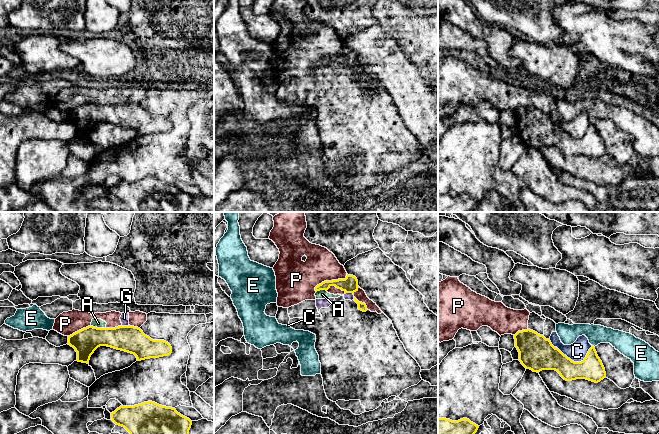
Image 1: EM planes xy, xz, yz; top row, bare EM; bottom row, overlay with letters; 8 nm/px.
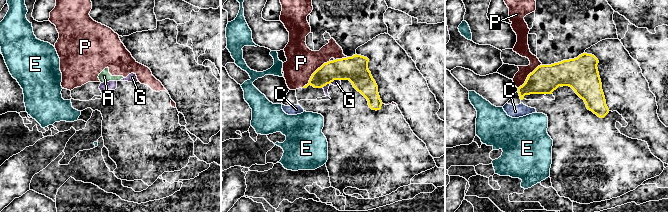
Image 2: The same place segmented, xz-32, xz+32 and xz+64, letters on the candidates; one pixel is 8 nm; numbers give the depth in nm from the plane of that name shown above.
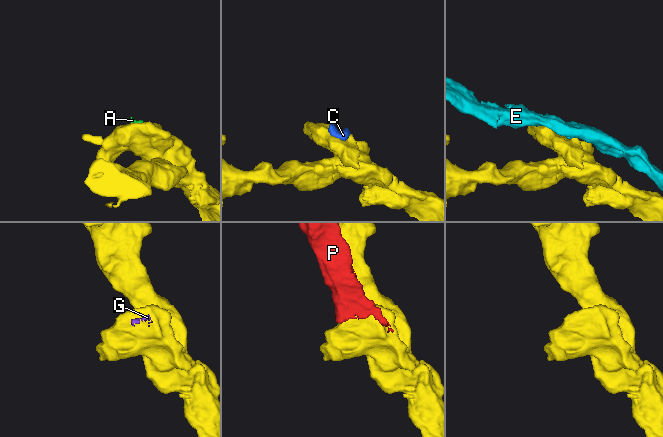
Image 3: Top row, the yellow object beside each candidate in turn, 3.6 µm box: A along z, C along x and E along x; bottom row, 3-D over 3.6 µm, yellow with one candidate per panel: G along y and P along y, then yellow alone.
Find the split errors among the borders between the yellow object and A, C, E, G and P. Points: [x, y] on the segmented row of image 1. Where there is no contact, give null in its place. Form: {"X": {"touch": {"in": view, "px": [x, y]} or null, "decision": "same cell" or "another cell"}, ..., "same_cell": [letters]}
{"A": {"touch": {"in": "xy", "px": [98, 328]}, "decision": "another cell"}, "C": {"touch": {"in": "yz", "px": [576, 362]}, "decision": "another cell"}, "E": {"touch": {"in": "yz", "px": [593, 346]}, "decision": "another cell"}, "G": {"touch": {"in": "xz", "px": [349, 292]}, "decision": "another cell"}, "P": {"touch": {"in": "xz", "px": [330, 281]}, "decision": "another cell"}, "same_cell": []}

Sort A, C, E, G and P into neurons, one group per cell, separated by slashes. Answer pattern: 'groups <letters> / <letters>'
groups A C G P / E

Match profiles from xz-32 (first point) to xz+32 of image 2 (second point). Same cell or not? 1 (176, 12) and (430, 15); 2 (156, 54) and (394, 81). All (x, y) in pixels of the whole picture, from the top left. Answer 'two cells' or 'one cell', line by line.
1: two cells
2: one cell

